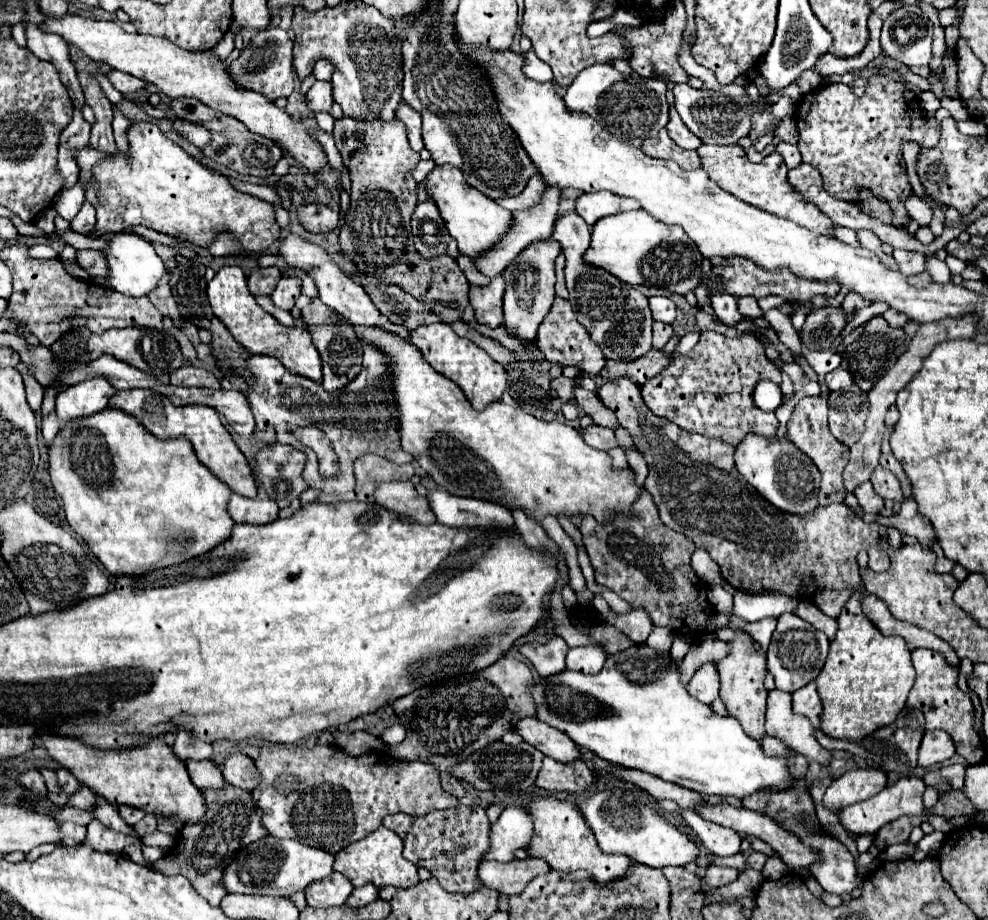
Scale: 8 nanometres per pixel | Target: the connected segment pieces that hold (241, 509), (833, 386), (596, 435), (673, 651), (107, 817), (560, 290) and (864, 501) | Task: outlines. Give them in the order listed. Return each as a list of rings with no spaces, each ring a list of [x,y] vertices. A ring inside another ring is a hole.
[[[232,494],[228,512],[238,524],[268,524],[278,518],[278,504],[274,500],[258,500]]]
[[[836,368],[824,376],[824,384],[828,390],[840,390],[840,388],[850,388],[852,386],[852,376],[844,368]]]
[[[596,424],[588,426],[586,430],[582,430],[582,438],[594,446],[594,448],[600,448],[600,450],[608,450],[608,448],[614,448],[618,446],[616,444],[616,438],[614,438],[614,432],[608,430],[608,428],[600,428]]]
[[[677,636],[670,649],[670,656],[672,656],[672,660],[676,660],[676,662],[682,661],[690,647],[691,642],[689,640],[682,636]]]
[[[98,800],[96,802],[96,806],[94,806],[94,810],[92,810],[92,814],[94,814],[94,818],[96,820],[100,820],[104,826],[108,826],[108,828],[112,828],[114,832],[124,832],[124,834],[132,834],[132,830],[130,830],[130,826],[128,824],[124,824],[124,820],[118,816],[118,812],[116,812],[116,808],[112,806],[112,804],[108,804],[106,800]]]
[[[560,252],[556,258],[556,296],[568,298],[568,290],[564,286],[564,252]]]
[[[864,482],[856,488],[856,494],[854,494],[860,502],[860,506],[864,508],[864,512],[872,512],[872,514],[878,514],[882,508],[884,508],[884,500],[874,492],[872,484],[870,482]]]

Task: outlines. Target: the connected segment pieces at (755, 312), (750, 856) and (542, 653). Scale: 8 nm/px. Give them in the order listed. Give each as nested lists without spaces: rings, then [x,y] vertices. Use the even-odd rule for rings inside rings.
[[[740,296],[738,298],[738,310],[740,310],[740,314],[744,318],[748,318],[748,316],[752,316],[752,318],[762,316],[762,310],[760,310],[760,306],[758,306],[754,296]]]
[[[748,850],[746,852],[746,862],[748,862],[748,868],[754,868],[754,870],[762,870],[764,864],[766,864],[768,856],[762,854],[762,852],[756,852],[756,850]]]
[[[554,636],[550,642],[546,644],[524,644],[520,646],[520,654],[526,656],[536,672],[542,676],[542,678],[548,678],[548,676],[554,676],[558,672],[562,672],[566,666],[564,666],[564,658],[566,658],[566,652],[568,652],[568,644],[564,638],[560,636]]]

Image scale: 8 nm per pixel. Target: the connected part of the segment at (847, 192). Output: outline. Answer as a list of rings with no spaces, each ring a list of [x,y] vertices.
[[[888,76],[870,80],[860,98],[848,84],[828,84],[804,94],[796,108],[796,126],[802,160],[818,168],[828,194],[854,202],[858,188],[870,188],[876,196],[890,202],[896,226],[908,224],[908,212],[900,198],[910,196],[912,188],[906,170],[898,166],[900,144],[914,140],[930,148],[940,138],[940,124],[934,120],[934,114],[922,112],[912,90]]]

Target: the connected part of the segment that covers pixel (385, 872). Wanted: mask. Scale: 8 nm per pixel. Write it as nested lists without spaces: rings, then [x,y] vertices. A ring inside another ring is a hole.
[[[380,826],[376,828],[372,834],[368,834],[364,840],[358,840],[354,844],[348,844],[346,848],[342,848],[336,854],[336,862],[334,862],[334,870],[342,872],[344,876],[348,876],[348,880],[358,888],[364,886],[368,882],[376,884],[378,888],[382,886],[400,886],[400,888],[408,888],[418,884],[418,868],[408,862],[402,856],[402,840],[388,828]]]

